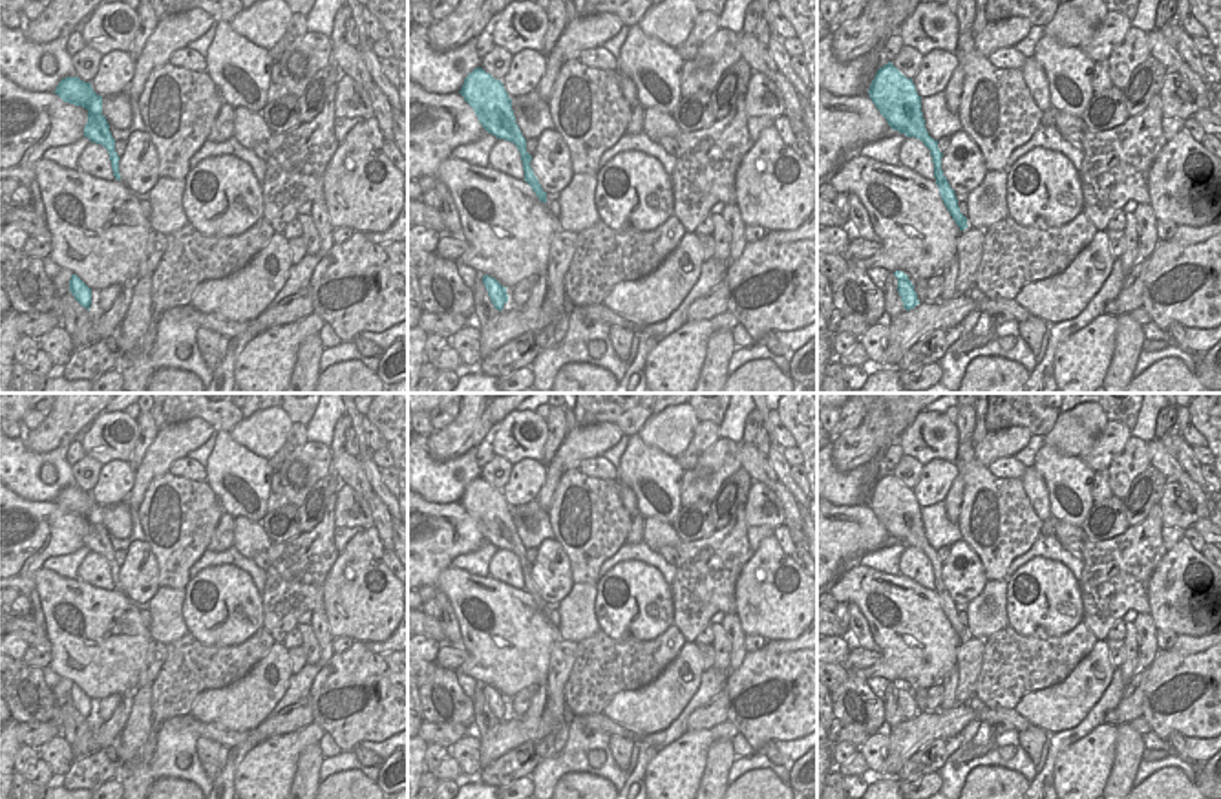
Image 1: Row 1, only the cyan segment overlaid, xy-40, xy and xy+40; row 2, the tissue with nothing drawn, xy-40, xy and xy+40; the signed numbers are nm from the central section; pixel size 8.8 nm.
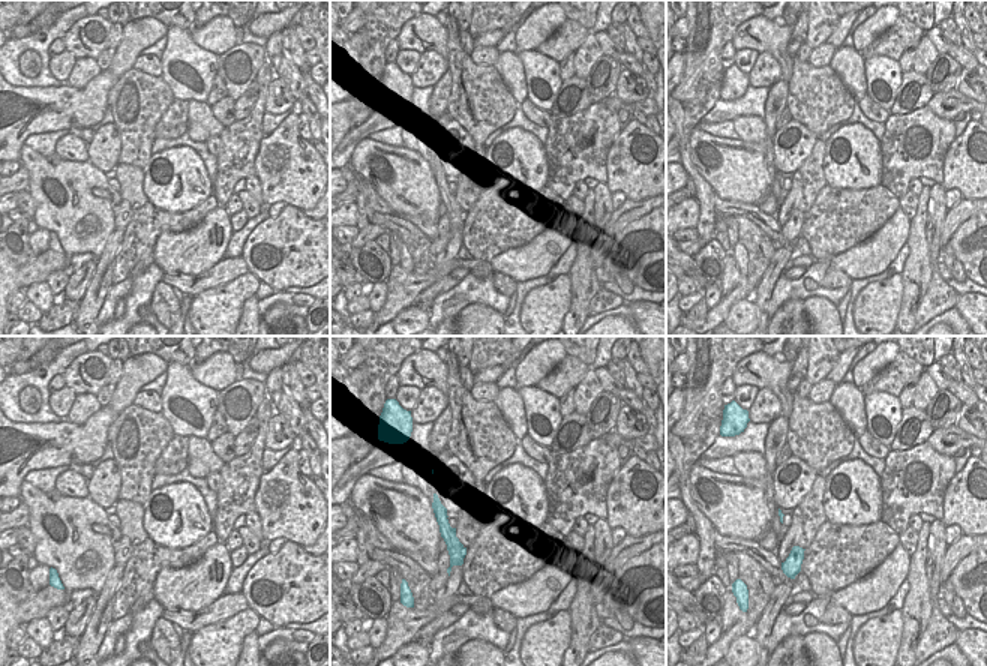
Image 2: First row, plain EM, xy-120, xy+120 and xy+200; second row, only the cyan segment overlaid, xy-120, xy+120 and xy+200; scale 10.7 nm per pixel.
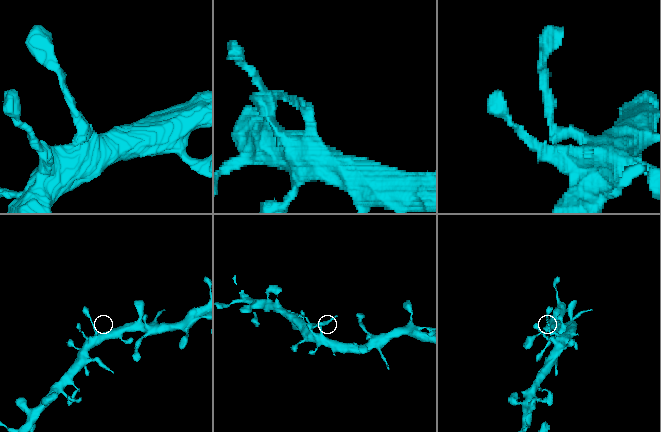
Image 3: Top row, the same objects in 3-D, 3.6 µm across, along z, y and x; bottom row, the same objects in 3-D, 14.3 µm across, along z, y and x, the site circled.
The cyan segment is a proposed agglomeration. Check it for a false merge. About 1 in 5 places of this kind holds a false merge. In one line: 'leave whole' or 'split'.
leave whole

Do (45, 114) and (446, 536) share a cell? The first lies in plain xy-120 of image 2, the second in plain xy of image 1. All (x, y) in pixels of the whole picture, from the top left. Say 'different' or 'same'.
same

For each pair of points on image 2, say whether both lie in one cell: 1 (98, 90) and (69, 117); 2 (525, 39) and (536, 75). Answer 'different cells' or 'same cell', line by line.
1: same cell
2: different cells

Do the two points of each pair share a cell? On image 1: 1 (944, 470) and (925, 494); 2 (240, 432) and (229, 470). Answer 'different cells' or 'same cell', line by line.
1: same cell
2: different cells

